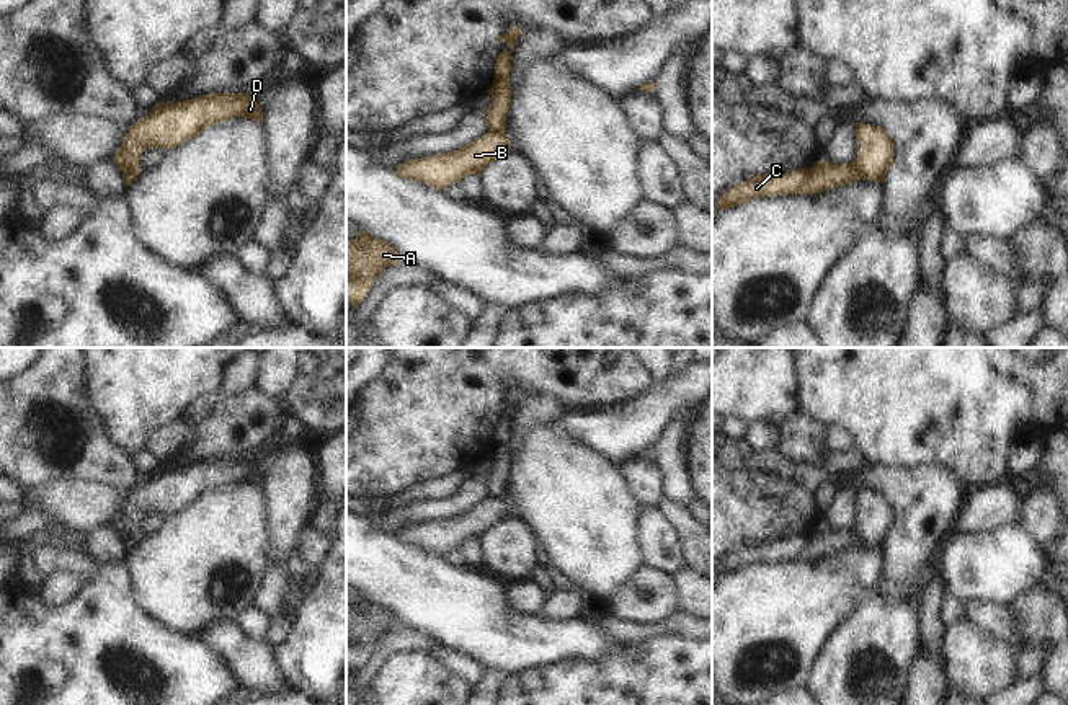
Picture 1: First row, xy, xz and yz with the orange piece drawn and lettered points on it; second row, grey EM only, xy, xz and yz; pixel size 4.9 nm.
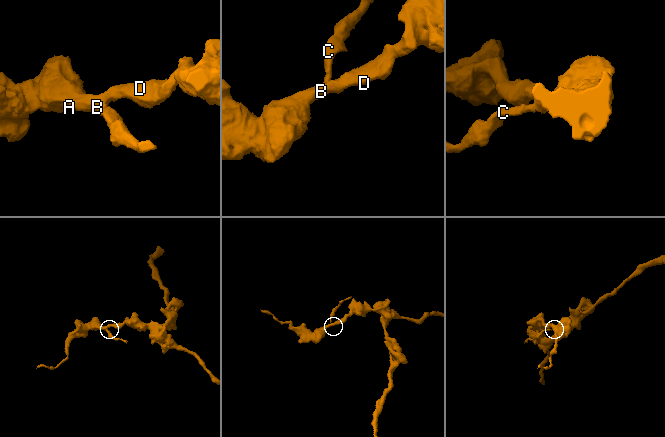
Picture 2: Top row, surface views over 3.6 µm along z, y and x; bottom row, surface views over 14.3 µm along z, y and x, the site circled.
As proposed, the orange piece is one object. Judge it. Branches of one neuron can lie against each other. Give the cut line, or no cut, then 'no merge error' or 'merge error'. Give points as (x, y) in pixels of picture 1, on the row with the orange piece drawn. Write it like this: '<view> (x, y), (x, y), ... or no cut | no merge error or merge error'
yz (854, 162), (866, 178) | merge error

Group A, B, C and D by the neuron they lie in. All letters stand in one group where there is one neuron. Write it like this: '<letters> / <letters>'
A B D / C

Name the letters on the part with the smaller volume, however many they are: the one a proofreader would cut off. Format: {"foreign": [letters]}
{"foreign": ["C"]}

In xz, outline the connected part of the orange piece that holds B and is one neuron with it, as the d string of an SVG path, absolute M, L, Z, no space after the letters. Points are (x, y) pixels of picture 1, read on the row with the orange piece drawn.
M487 132L462 149L408 160L395 166L398 176L420 181L429 188L443 189L459 183L467 175L480 175L490 163L511 150L508 135Z

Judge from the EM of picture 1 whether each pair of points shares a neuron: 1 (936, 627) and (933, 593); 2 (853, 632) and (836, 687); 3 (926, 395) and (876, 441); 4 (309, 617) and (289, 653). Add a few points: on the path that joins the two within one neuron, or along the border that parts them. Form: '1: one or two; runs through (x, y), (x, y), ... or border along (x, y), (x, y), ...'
1: one; runs through (931, 619), (931, 601)
2: one; runs through (853, 645), (846, 655), (843, 674)
3: one; runs through (913, 403), (889, 428)
4: one; runs through (309, 625), (309, 634), (298, 645)

